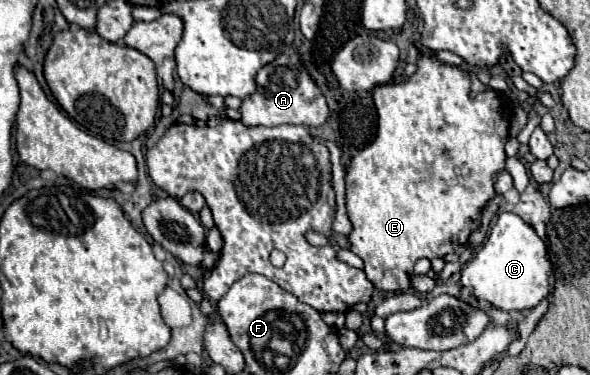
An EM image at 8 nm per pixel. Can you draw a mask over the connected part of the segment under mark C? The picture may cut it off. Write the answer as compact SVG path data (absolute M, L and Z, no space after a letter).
M501 212L483 240L483 246L475 250L475 260L469 260L461 270L461 286L473 286L477 298L505 312L531 310L549 294L549 272L547 246L533 226L513 212Z

